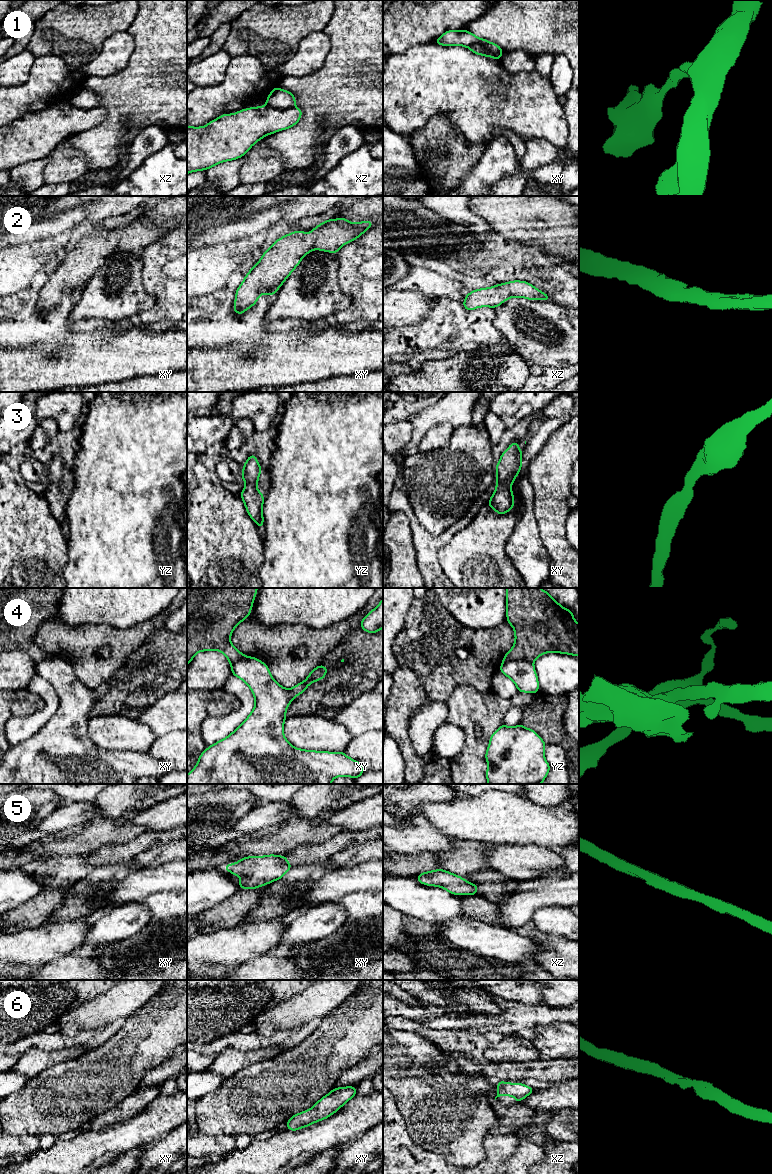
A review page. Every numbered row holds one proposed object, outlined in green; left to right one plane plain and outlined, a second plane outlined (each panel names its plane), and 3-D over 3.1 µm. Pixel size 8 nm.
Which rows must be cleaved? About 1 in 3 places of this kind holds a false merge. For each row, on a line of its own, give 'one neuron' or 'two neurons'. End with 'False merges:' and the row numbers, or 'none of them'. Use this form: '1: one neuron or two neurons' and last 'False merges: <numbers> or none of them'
1: two neurons
2: one neuron
3: one neuron
4: two neurons
5: one neuron
6: one neuron
False merges: 1, 4

